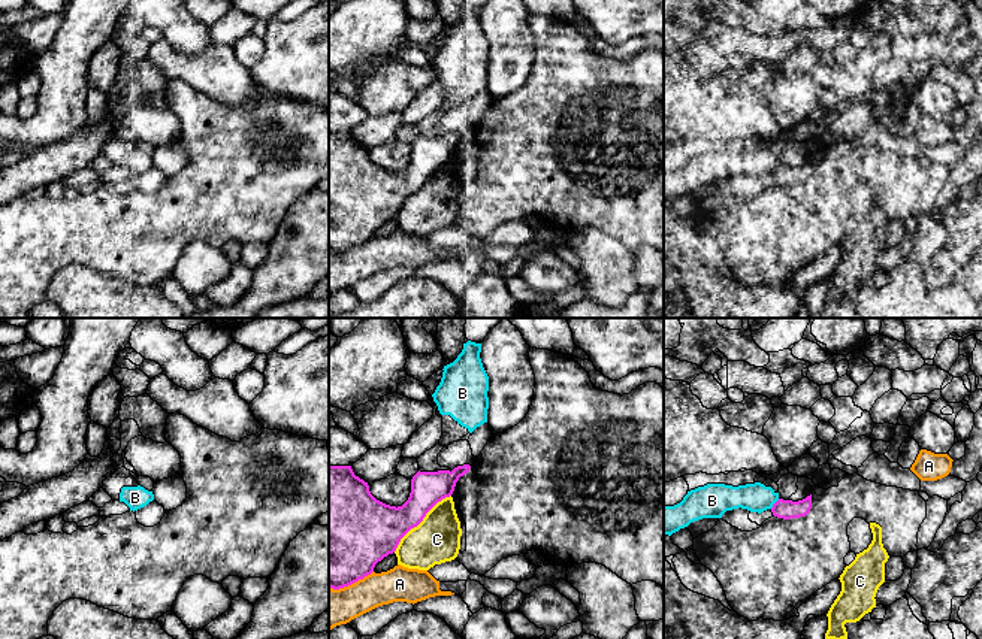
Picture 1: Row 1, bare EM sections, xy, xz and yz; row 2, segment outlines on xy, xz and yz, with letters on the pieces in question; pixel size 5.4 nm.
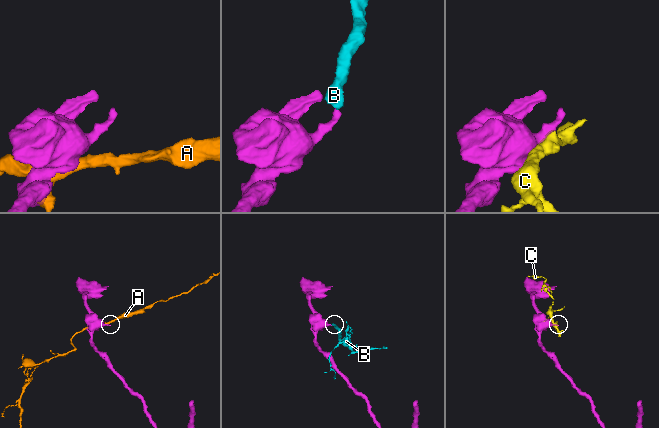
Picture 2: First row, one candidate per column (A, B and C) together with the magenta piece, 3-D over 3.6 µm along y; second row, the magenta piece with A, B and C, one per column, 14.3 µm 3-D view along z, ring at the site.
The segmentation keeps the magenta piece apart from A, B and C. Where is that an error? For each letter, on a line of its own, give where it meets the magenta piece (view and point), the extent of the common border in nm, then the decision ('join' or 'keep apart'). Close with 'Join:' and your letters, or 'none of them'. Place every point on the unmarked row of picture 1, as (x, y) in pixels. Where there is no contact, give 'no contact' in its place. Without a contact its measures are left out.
A: meets magenta in xz at (350, 250); contact 260 nm long; keep apart
B: meets magenta in yz at (774, 169); contact 80 nm long; keep apart
C: meets magenta in xz at (420, 187); contact 440 nm long; keep apart
Join: none of them

